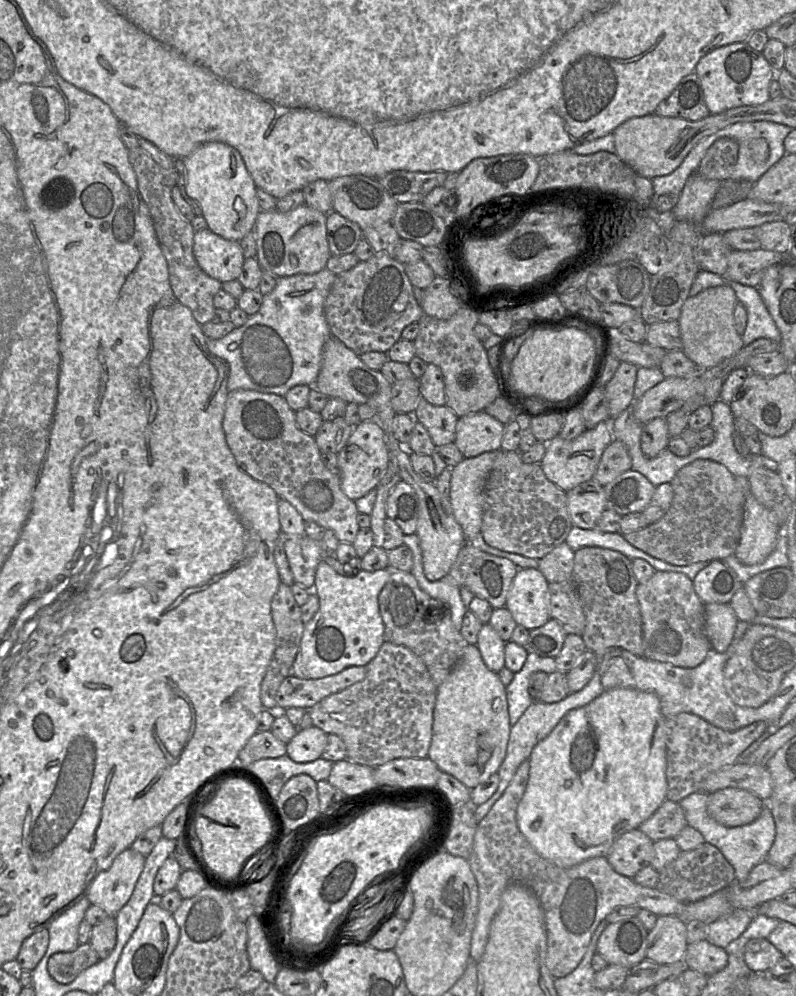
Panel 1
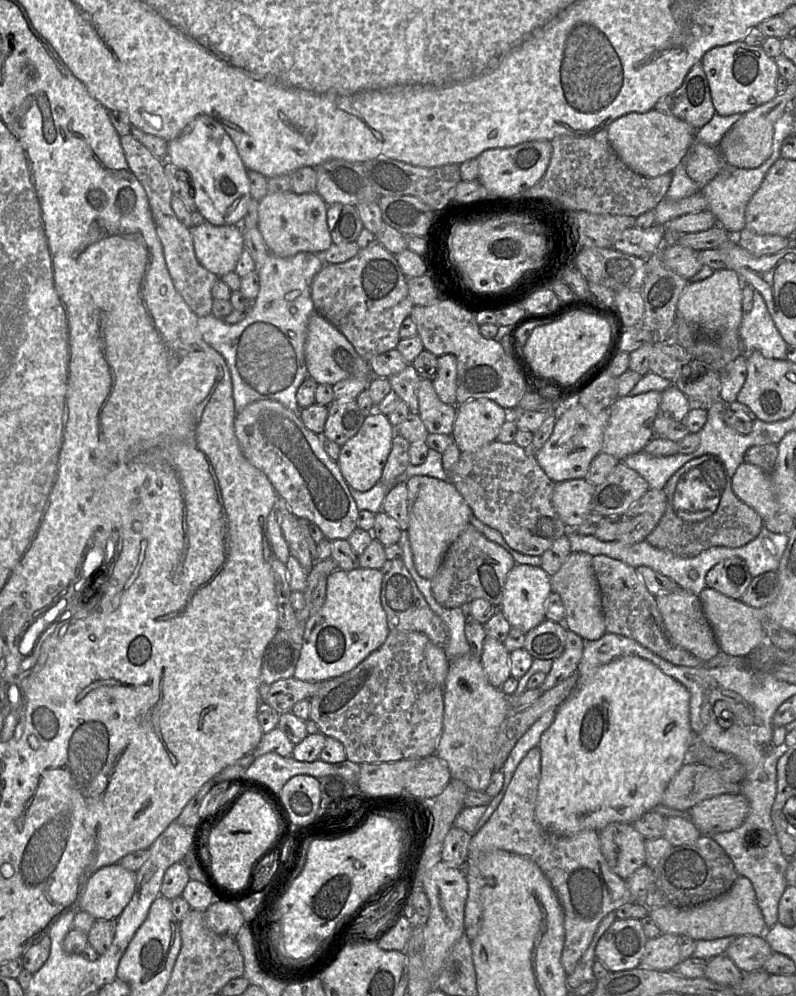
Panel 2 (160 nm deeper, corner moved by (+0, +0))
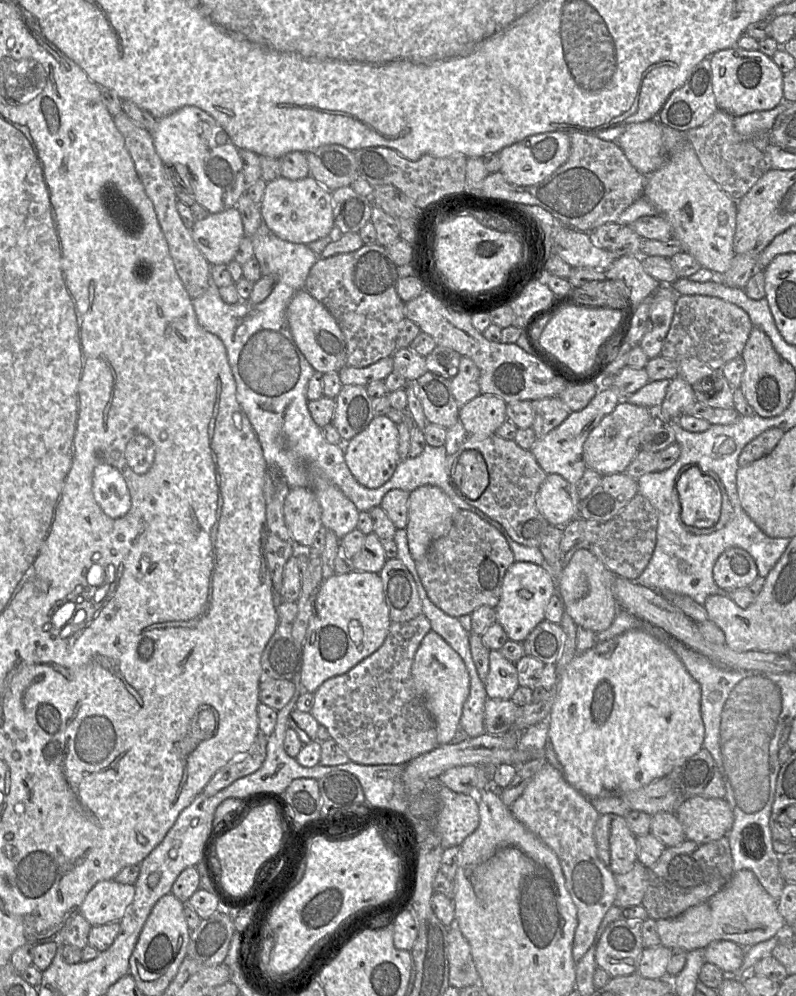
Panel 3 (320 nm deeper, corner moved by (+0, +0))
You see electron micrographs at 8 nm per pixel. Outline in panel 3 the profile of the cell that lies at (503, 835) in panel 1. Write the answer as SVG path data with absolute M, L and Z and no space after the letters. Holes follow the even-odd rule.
M548 762L535 774L523 793L509 808L512 815L551 848L559 859L567 891L577 908L578 924L572 947L572 956L577 963L591 947L603 917L608 909L614 905L616 898L615 875L604 866L596 852L594 827L599 813L594 809L589 798L570 786L563 774Z

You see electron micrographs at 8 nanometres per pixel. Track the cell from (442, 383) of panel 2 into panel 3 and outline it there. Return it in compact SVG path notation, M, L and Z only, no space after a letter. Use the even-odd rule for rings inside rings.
M462 356L458 372L450 381L452 393L460 407L481 394L479 377L480 370L476 363Z

